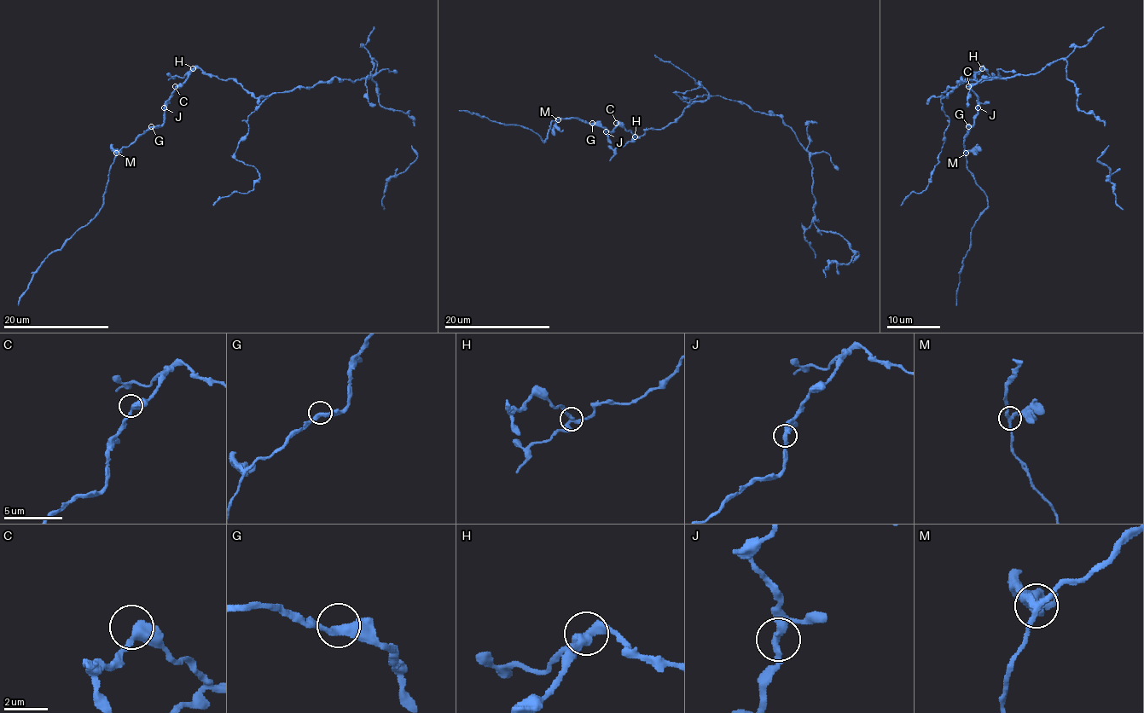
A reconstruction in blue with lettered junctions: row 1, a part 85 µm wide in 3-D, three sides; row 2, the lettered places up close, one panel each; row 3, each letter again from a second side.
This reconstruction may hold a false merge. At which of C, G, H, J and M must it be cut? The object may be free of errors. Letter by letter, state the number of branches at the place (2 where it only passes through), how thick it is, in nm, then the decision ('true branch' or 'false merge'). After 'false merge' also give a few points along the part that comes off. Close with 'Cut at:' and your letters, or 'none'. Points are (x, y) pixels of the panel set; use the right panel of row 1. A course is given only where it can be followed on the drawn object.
C: 2 branches meet; 380 nm thick; true branch
G: 2 branches meet; 360 nm thick; true branch
H: 3 branches meet; 320 nm thick; false merge
J: 3 branches meet; 300 nm thick; true branch
M: 3 branches meet; 260 nm thick; true branch
Cut at: H

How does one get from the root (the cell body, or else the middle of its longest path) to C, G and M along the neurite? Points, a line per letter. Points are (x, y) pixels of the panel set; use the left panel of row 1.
C: (268, 97), (254, 97), (232, 78), (223, 79), (208, 76), (199, 67), (175, 86)
G: (268, 97), (254, 97), (232, 78), (208, 76), (196, 67), (167, 102), (164, 121), (159, 126), (151, 126)
M: (268, 97), (254, 97), (232, 78), (208, 76), (196, 67), (167, 102), (164, 121), (116, 153)

